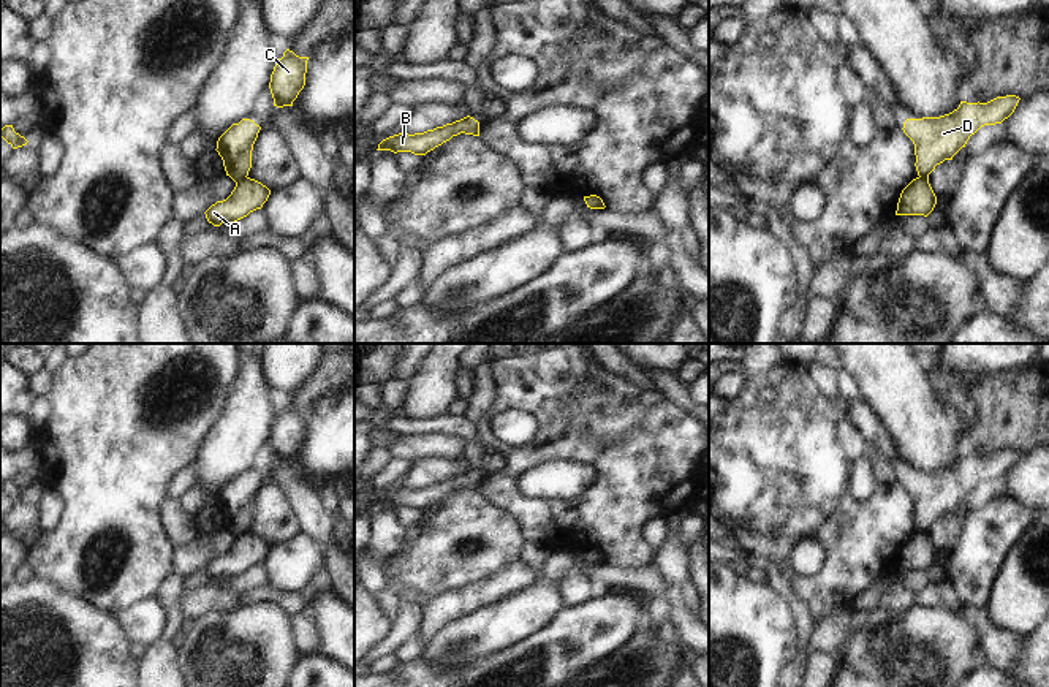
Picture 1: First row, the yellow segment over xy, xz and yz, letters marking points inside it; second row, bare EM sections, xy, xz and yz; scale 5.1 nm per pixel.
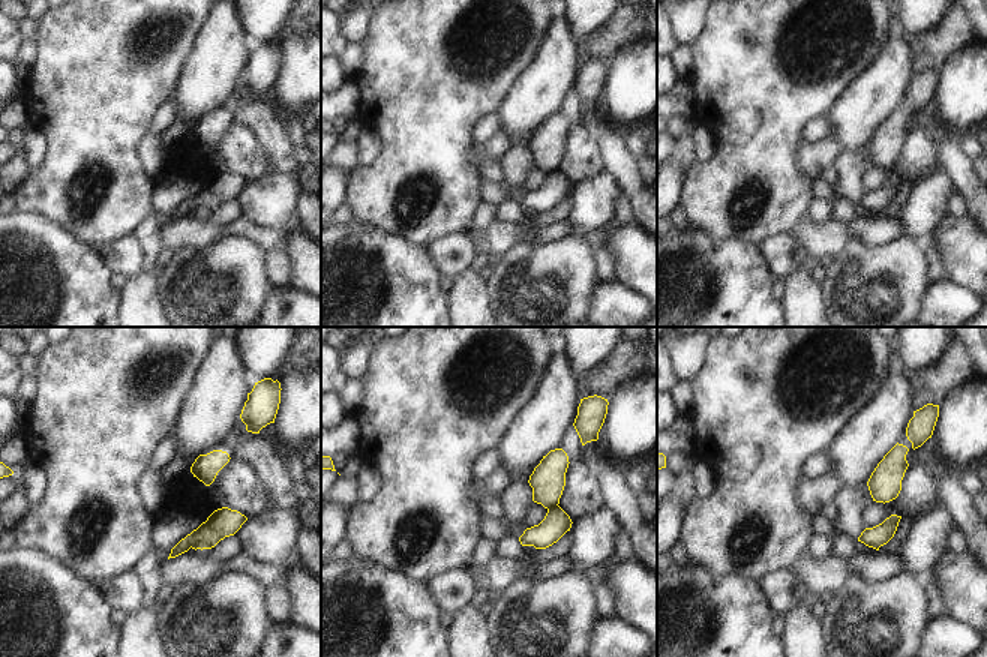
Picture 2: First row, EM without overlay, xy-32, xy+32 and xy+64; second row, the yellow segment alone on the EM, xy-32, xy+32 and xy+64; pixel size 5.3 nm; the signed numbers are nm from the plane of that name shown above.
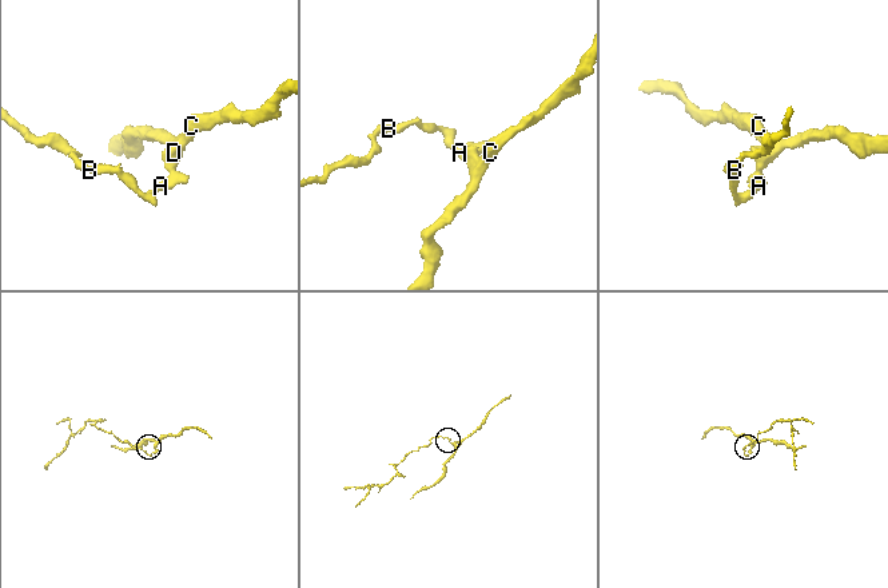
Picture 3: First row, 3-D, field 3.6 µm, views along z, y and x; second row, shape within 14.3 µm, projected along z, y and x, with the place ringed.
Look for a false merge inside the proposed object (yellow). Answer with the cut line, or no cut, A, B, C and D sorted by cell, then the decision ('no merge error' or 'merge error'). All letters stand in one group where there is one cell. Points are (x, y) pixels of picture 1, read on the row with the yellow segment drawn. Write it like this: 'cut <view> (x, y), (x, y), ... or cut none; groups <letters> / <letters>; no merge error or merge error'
cut xy (246, 176), (236, 182); groups A B / C D; merge error

